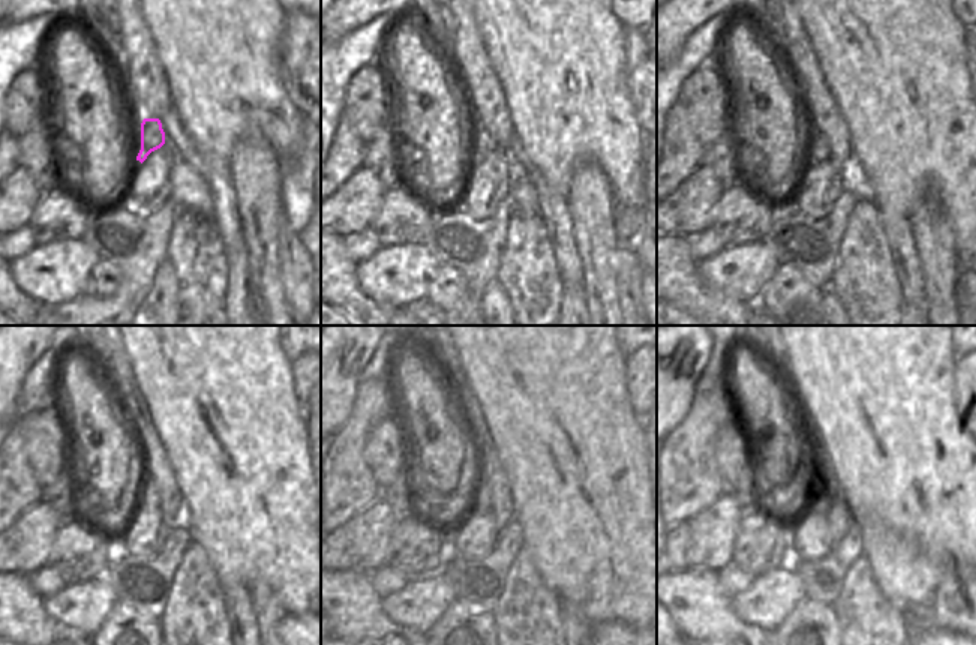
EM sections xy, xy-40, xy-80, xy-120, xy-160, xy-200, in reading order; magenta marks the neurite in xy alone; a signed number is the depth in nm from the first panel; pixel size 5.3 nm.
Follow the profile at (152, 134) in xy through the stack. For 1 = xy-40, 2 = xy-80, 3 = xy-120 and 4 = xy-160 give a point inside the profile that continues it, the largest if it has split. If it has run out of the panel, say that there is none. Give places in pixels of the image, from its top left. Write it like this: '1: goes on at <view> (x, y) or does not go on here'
1: goes on at xy-40 (482, 143)
2: goes on at xy-80 (817, 146)
3: goes on at xy-120 (146, 491)
4: goes on at xy-160 (482, 501)

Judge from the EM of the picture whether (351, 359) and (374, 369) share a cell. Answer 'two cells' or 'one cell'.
two cells

